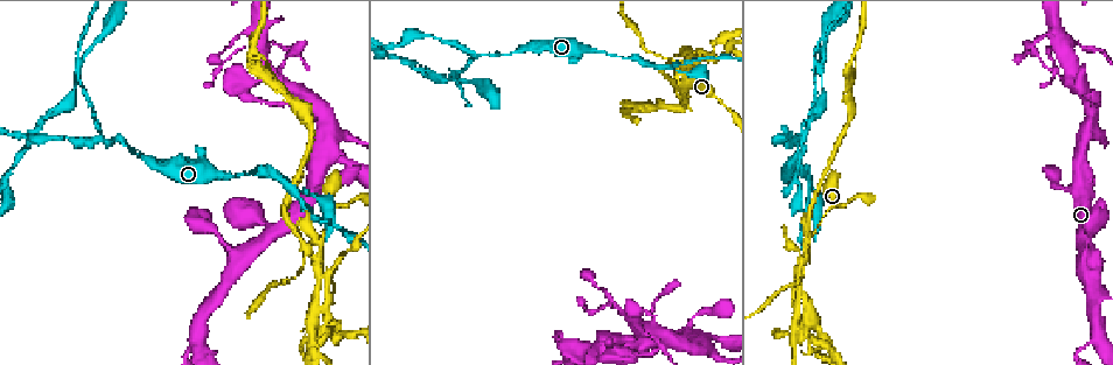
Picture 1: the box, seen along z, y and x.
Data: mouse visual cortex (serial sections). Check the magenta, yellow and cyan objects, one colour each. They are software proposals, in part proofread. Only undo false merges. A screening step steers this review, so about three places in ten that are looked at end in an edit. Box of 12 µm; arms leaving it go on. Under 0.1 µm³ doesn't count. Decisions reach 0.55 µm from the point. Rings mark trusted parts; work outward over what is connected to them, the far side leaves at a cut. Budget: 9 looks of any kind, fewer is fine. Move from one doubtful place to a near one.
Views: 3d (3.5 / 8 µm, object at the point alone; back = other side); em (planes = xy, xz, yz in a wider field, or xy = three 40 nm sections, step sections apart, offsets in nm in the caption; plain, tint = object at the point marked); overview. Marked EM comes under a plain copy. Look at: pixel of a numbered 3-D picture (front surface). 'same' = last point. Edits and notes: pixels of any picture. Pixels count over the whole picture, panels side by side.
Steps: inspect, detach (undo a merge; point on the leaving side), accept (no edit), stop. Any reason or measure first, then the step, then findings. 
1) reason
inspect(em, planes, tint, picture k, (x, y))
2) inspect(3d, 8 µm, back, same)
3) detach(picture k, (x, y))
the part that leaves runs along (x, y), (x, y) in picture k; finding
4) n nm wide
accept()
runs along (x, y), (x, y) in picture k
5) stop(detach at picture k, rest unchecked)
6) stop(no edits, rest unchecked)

side arm on a straight run
inspect(3d, 8 µm, picture 1, (711, 356))

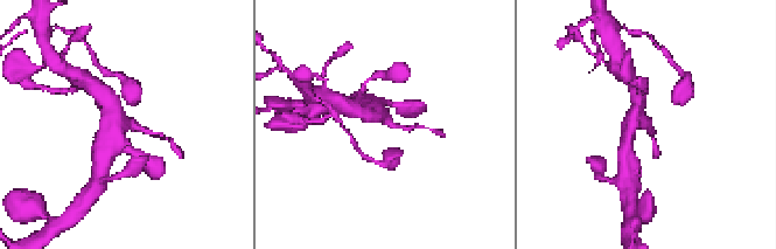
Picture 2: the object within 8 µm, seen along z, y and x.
inspect(3d, 3.5 µm, picture 2, (388, 117))

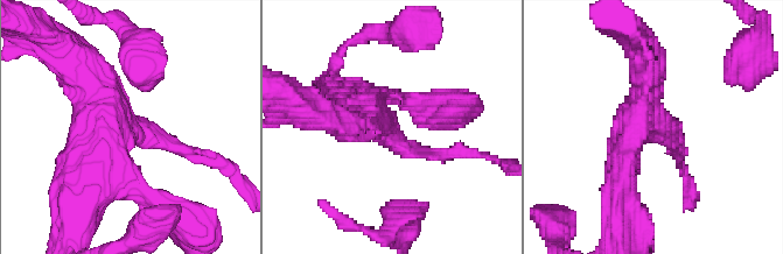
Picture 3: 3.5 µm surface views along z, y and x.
shape alone is not enough
inspect(em, xy, step 3, tint, picture 3, (391, 137))

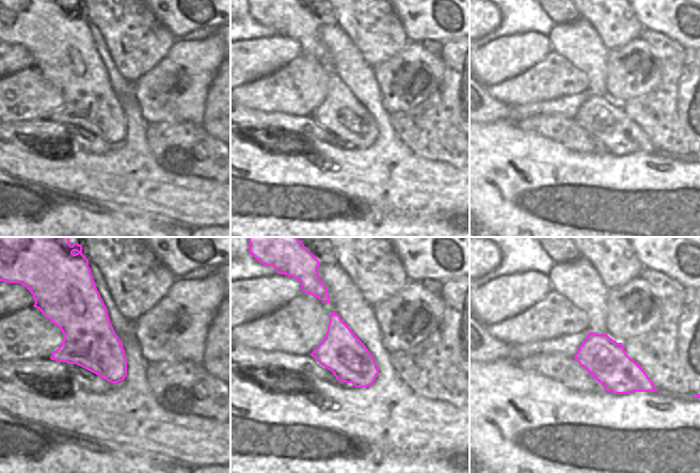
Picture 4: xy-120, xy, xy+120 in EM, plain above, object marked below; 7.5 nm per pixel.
accept()
continuous, no second cell

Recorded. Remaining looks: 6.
abrupt turn
inspect(em, xy, step 3, tint, picture 1, (1076, 352))

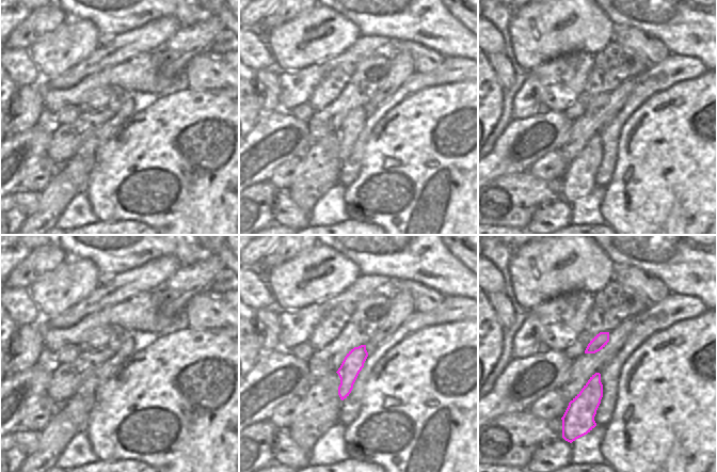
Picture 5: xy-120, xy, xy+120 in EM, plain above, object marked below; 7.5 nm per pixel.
inspect(3d, 3.5 µm, same)

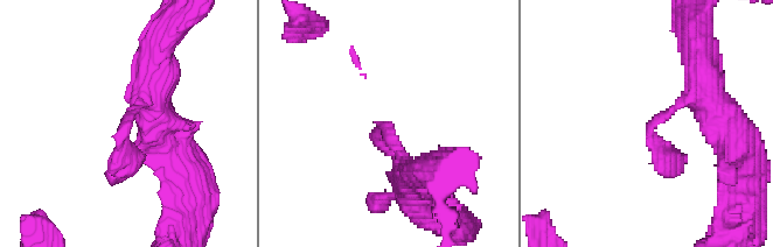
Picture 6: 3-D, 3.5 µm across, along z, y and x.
accept()
all the same cell

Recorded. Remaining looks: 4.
thin neck
inspect(3d, 8 µm, picture 1, (101, 140))

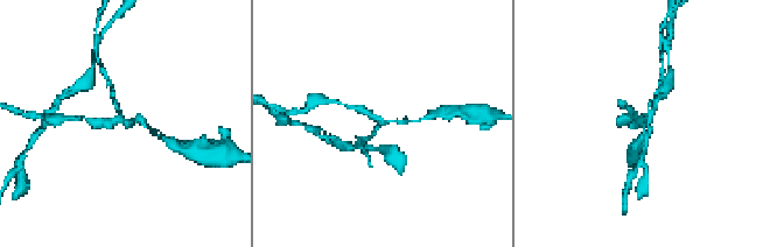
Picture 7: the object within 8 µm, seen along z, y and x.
inspect(em, planes, tint, picture 7, (643, 118))

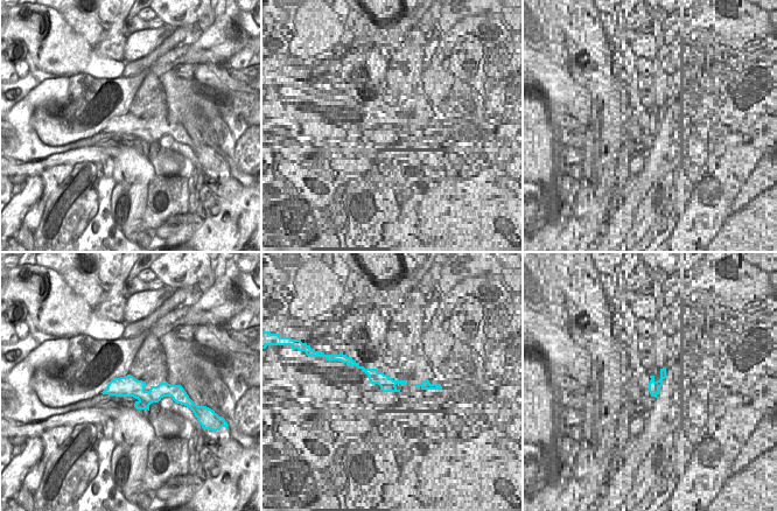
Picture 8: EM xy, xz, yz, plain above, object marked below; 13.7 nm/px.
arms of 100, 150, 200 nm
detach(picture 7, (112, 96))
border along (139, 399), (149, 404) in picture 8; a second cell is stuck on

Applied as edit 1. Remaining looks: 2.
stop(detach at picture 7, rest unchecked)

